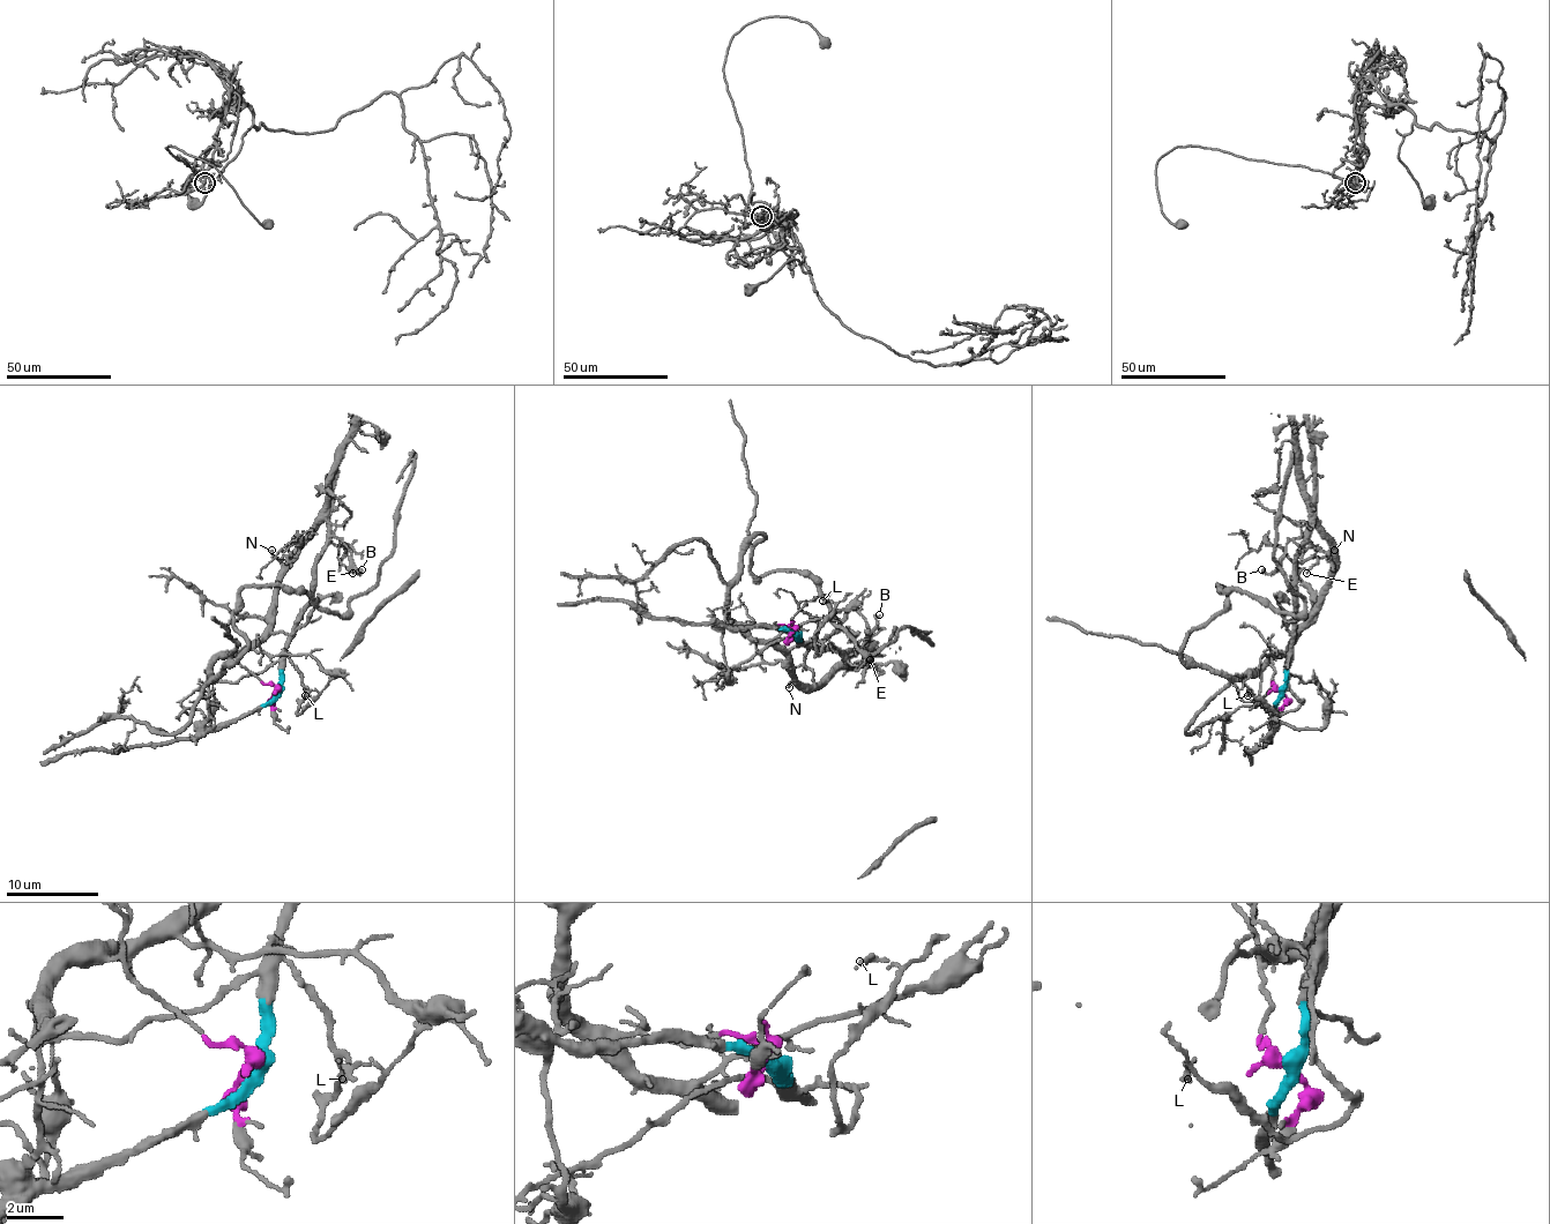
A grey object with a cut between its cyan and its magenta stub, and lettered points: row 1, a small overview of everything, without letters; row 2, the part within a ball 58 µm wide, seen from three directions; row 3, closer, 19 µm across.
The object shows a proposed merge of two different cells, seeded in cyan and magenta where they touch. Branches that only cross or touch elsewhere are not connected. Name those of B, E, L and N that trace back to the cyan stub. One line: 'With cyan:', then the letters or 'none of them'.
With cyan: B, E, L

